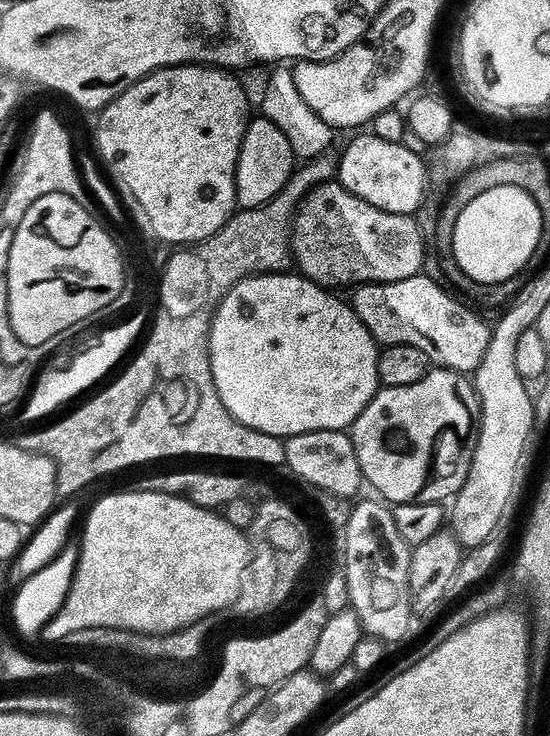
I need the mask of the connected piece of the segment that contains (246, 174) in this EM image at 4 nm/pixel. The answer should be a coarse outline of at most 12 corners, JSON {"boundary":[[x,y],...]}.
{"boundary":[[249,119],[236,159],[236,202],[257,208],[288,184],[286,134]]}

